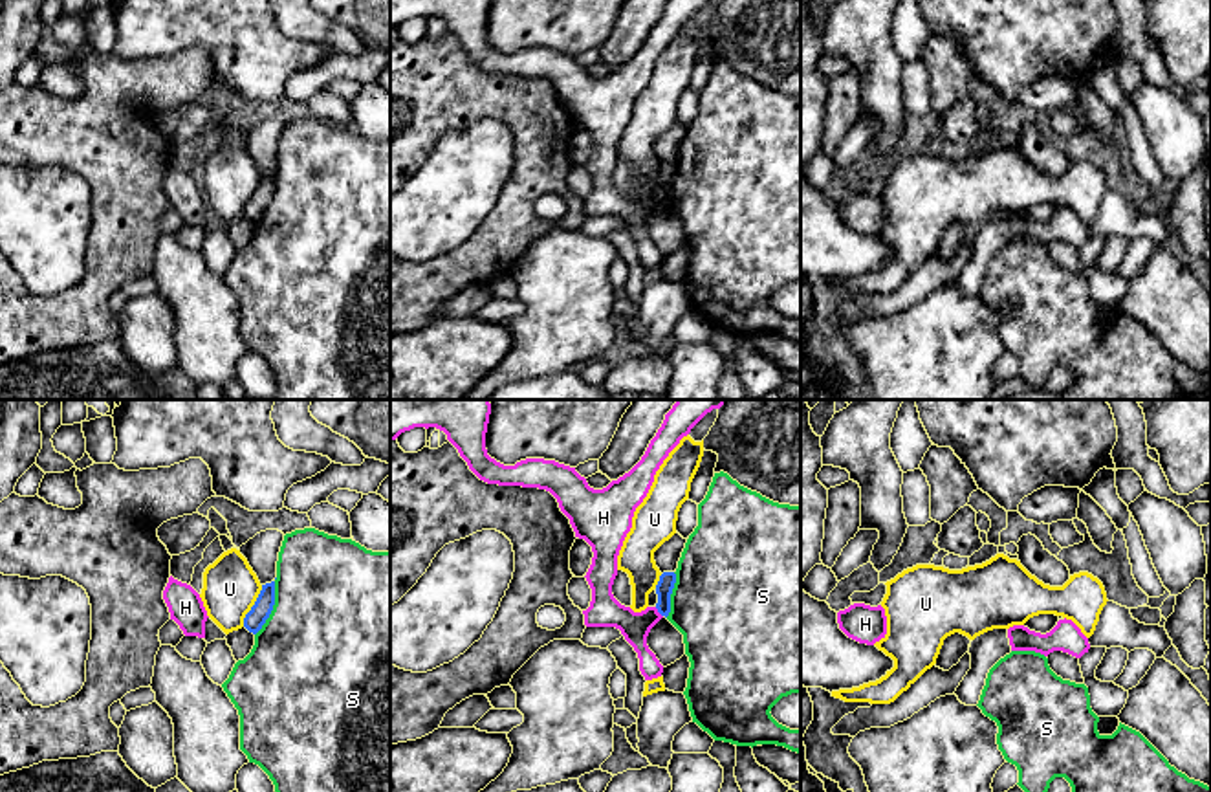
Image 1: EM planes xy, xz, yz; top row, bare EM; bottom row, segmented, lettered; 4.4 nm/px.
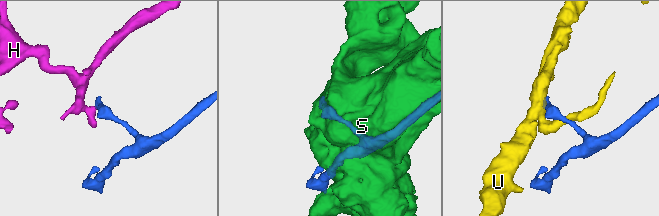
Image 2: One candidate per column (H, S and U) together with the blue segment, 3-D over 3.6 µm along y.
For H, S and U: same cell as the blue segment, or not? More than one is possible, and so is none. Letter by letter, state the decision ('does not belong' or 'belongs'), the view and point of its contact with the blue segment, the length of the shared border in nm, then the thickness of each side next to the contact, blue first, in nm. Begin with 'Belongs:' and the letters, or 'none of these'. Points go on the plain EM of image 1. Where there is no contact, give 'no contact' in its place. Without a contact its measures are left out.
Belongs: none of these
H: does not belong; contact xz (658, 200); length 60 nm; calibres 80 and 140 nm
S: does not belong; contact xy (272, 197); length 280 nm; calibres 90 and 500 nm
U: does not belong; contact xy (253, 195); length 200 nm; calibres 90 and 240 nm

